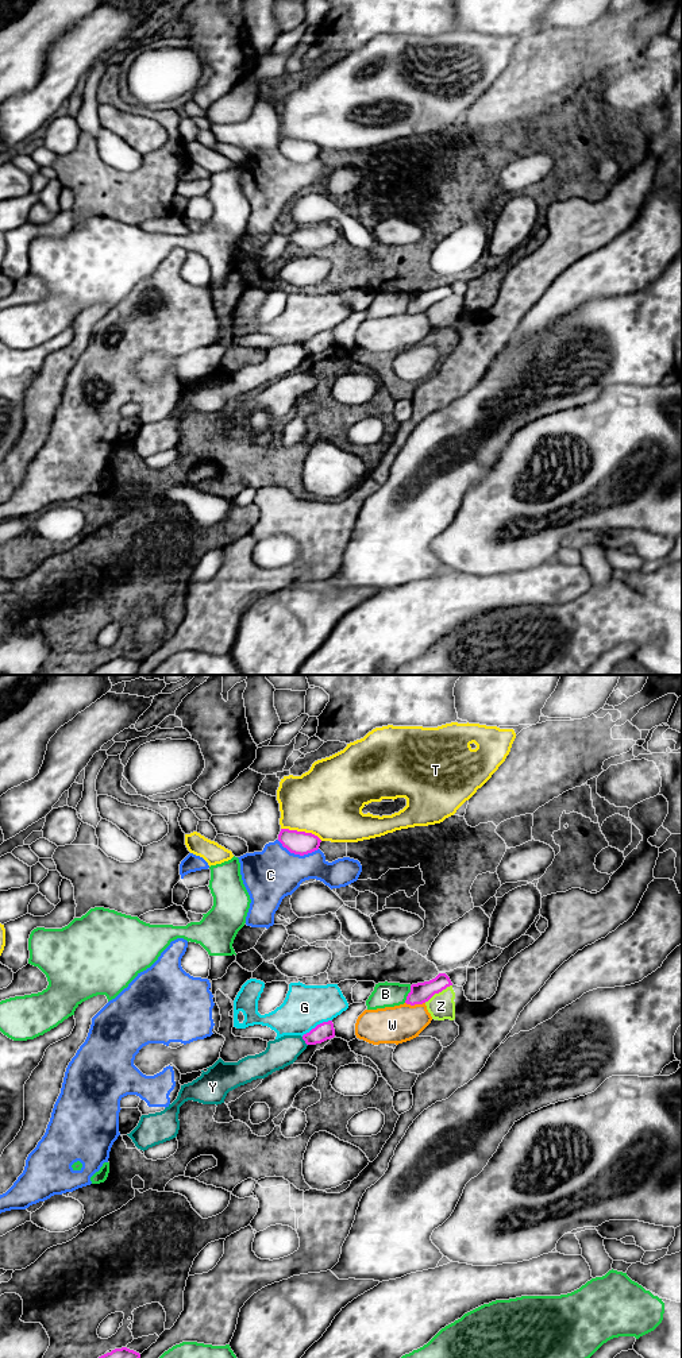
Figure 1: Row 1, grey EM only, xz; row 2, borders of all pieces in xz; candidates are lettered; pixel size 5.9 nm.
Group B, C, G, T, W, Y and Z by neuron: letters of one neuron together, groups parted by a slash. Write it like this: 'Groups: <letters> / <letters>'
Groups: B / C G W Y Z / T

